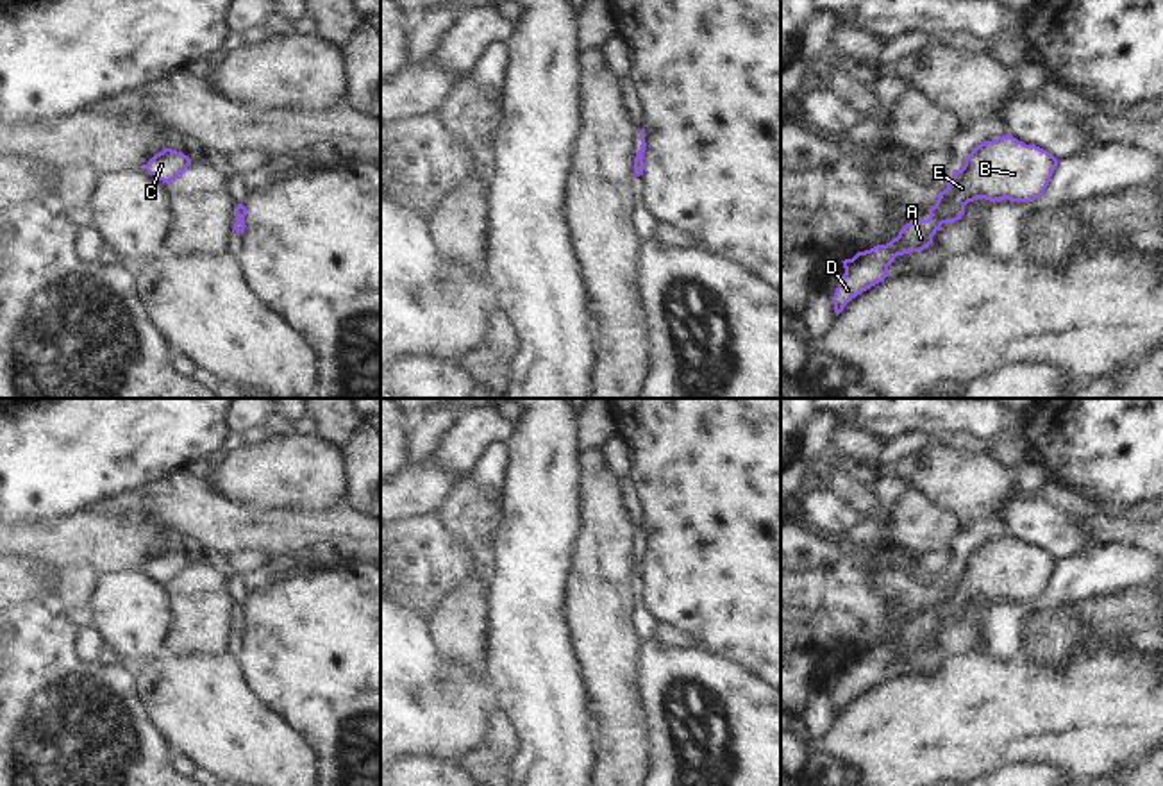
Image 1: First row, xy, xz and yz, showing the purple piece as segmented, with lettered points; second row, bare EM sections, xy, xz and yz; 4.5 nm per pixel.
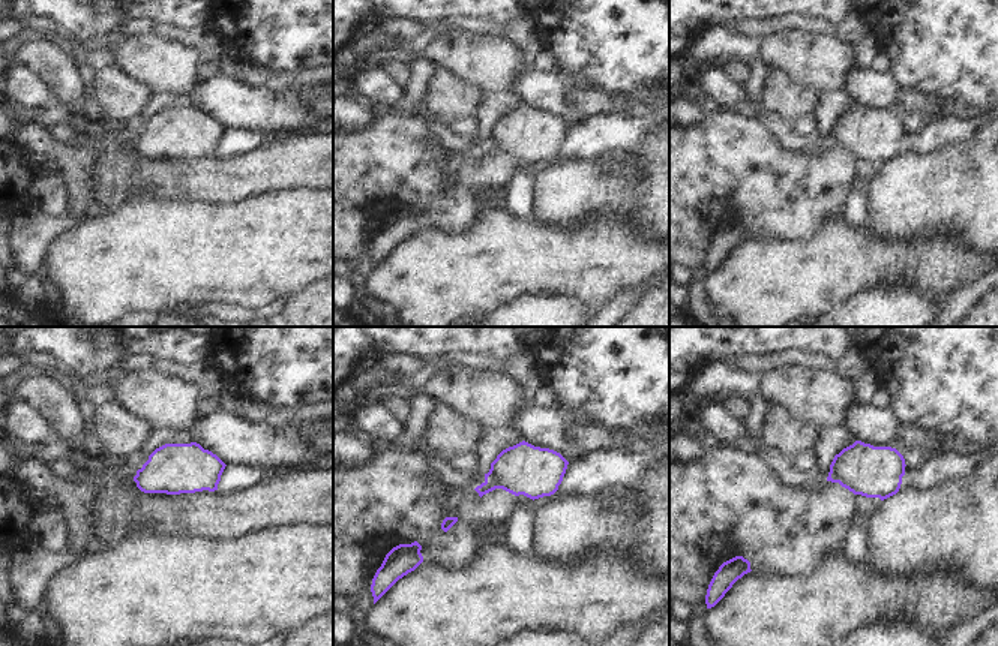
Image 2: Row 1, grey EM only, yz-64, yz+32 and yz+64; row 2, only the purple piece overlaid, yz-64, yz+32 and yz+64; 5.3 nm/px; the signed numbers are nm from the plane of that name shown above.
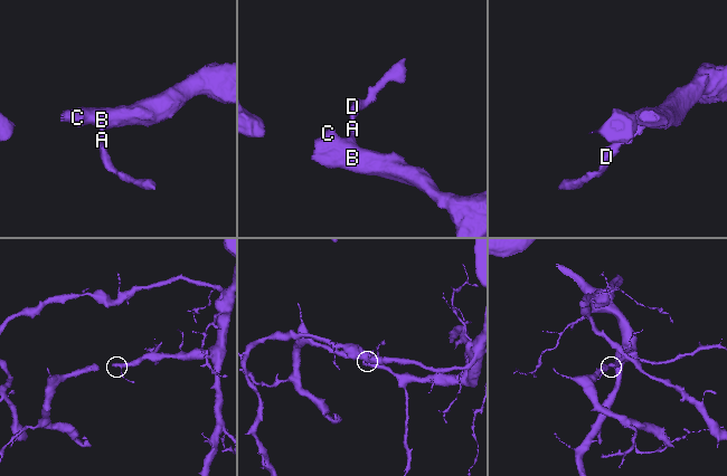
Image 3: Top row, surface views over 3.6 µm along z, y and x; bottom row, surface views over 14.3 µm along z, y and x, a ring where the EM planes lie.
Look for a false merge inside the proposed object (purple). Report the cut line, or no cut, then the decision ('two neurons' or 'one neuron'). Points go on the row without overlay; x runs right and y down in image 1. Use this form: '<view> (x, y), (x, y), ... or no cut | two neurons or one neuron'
no cut | one neuron

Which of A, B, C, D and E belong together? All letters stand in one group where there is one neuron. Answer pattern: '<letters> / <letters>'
A B C D E

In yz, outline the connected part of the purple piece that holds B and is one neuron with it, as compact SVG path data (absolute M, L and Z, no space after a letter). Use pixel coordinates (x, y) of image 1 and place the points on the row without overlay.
M1011 534L977 545L965 557L963 568L954 570L927 620L911 620L890 643L841 661L845 673L833 697L836 716L854 697L883 682L897 656L929 648L941 625L958 622L968 602L1031 602L1043 595L1056 566L1058 559L1052 554Z

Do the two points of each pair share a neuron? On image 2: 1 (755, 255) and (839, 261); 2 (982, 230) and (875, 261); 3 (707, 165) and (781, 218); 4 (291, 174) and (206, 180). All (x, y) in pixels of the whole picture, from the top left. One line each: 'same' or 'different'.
1: same
2: different
3: same
4: same

